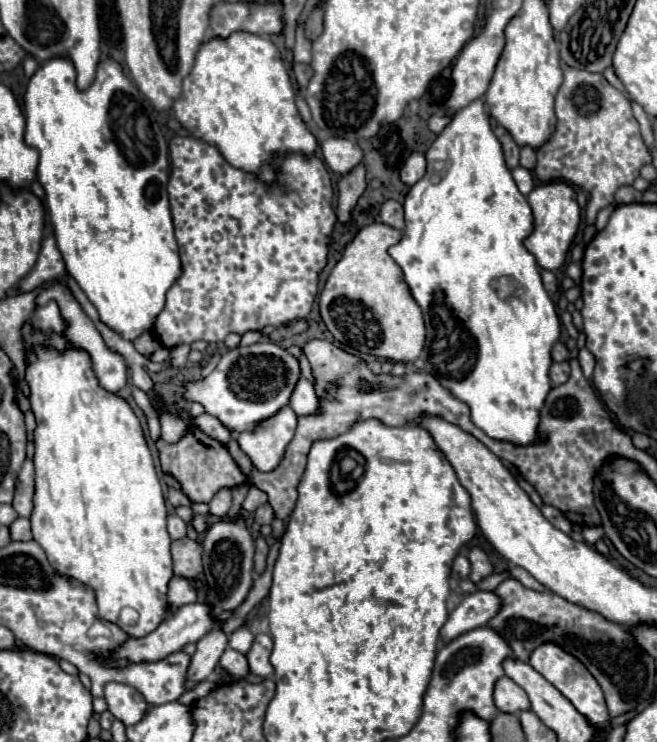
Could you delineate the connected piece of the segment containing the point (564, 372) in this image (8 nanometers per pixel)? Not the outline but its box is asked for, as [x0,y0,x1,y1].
[550,363,570,385]

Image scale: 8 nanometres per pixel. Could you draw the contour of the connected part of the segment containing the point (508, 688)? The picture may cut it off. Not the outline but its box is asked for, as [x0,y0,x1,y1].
[494,677,530,713]

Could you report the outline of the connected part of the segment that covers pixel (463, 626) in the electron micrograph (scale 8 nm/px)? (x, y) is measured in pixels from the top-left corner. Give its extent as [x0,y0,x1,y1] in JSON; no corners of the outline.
[442,591,502,641]

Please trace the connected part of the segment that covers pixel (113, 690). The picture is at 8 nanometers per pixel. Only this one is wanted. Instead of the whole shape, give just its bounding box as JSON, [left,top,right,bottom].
[104,683,148,725]

